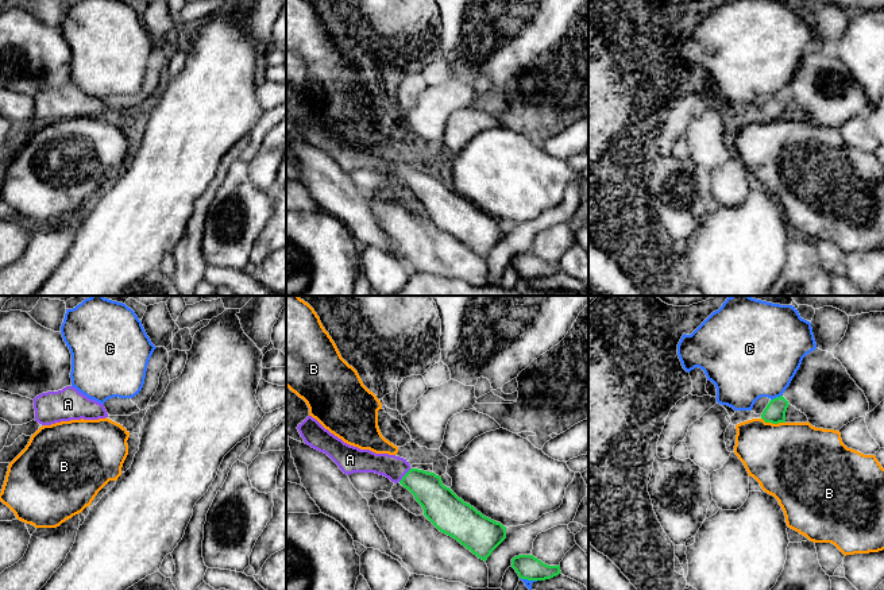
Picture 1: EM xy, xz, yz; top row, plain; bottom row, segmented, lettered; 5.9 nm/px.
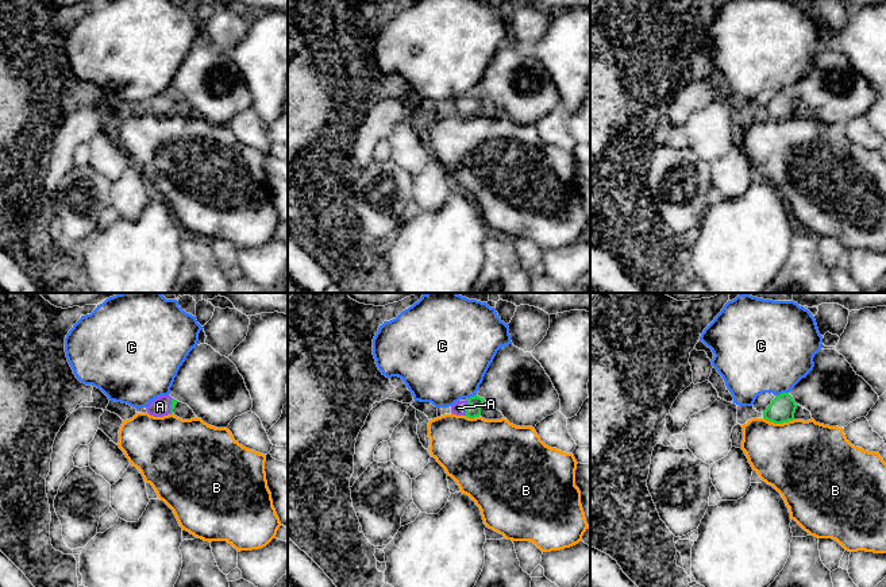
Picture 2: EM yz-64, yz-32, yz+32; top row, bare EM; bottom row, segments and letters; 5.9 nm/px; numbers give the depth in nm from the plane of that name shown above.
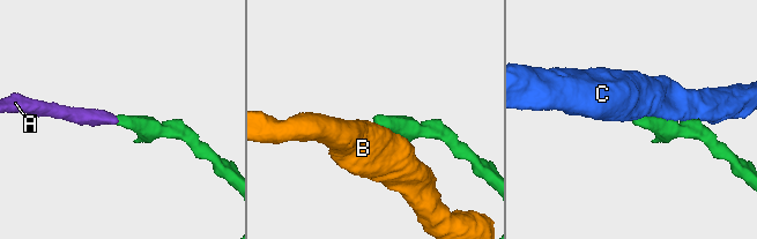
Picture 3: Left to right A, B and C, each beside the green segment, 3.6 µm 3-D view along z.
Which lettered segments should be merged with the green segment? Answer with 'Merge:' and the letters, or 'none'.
Merge: A

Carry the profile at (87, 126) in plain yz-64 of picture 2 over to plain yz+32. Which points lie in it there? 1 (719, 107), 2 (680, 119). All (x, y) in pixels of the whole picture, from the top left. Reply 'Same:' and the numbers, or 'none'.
Same: 2

